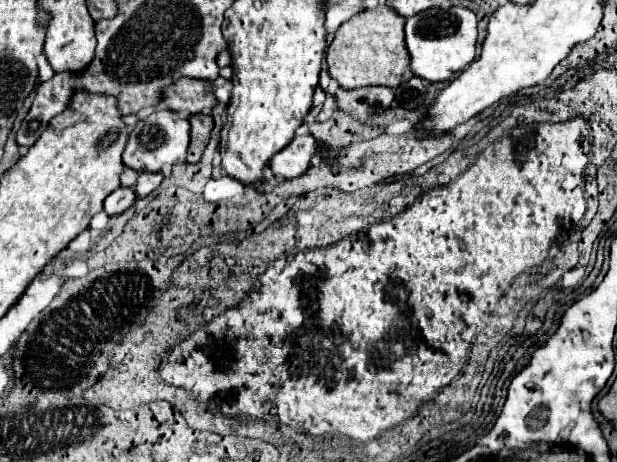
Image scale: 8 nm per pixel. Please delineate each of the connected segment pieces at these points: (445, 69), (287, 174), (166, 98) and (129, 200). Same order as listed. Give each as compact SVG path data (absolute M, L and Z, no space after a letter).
M465 7L427 9L405 21L405 45L411 55L411 71L415 77L427 79L431 83L449 81L461 73L475 59L477 43L477 17Z
M311 135L293 137L291 143L287 147L283 147L283 151L279 151L279 153L275 153L275 157L271 157L269 167L277 179L279 177L295 179L307 171L311 155L317 151L319 151L319 145Z
M183 77L179 83L173 83L163 91L163 103L171 111L187 111L189 115L201 113L205 109L215 107L215 97L211 93L211 85L203 79Z
M119 187L113 193L107 195L105 203L103 203L103 211L113 217L113 215L121 215L125 209L129 209L135 203L135 191L129 187Z

